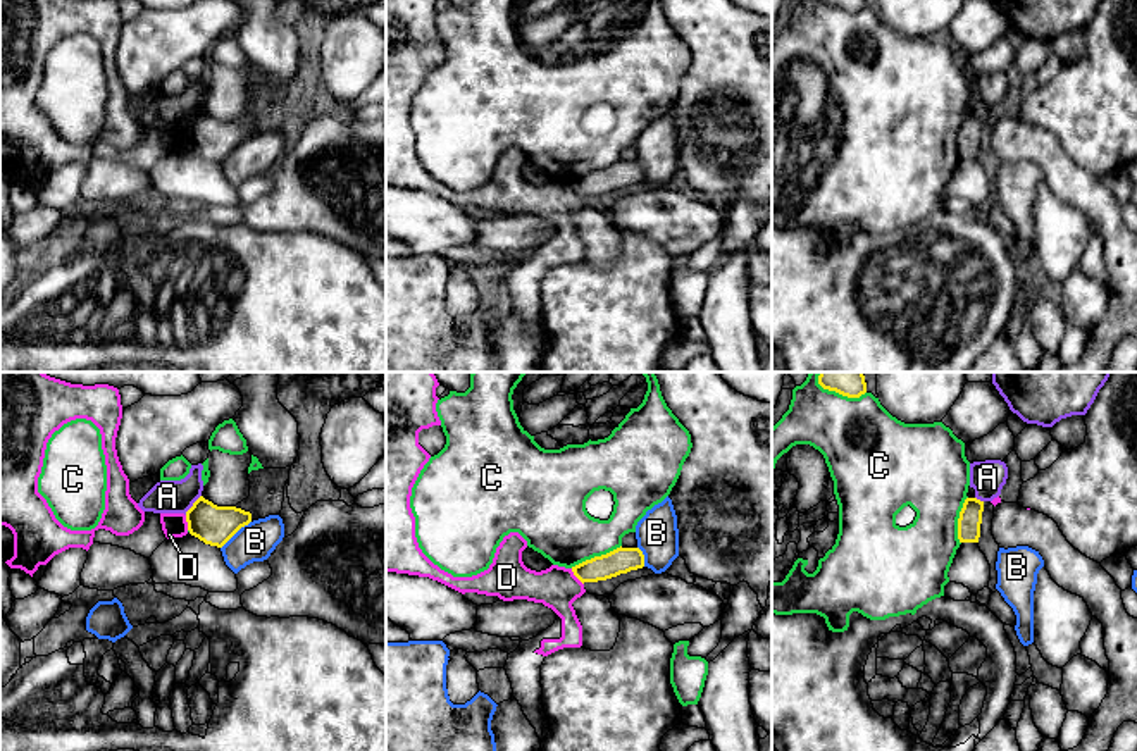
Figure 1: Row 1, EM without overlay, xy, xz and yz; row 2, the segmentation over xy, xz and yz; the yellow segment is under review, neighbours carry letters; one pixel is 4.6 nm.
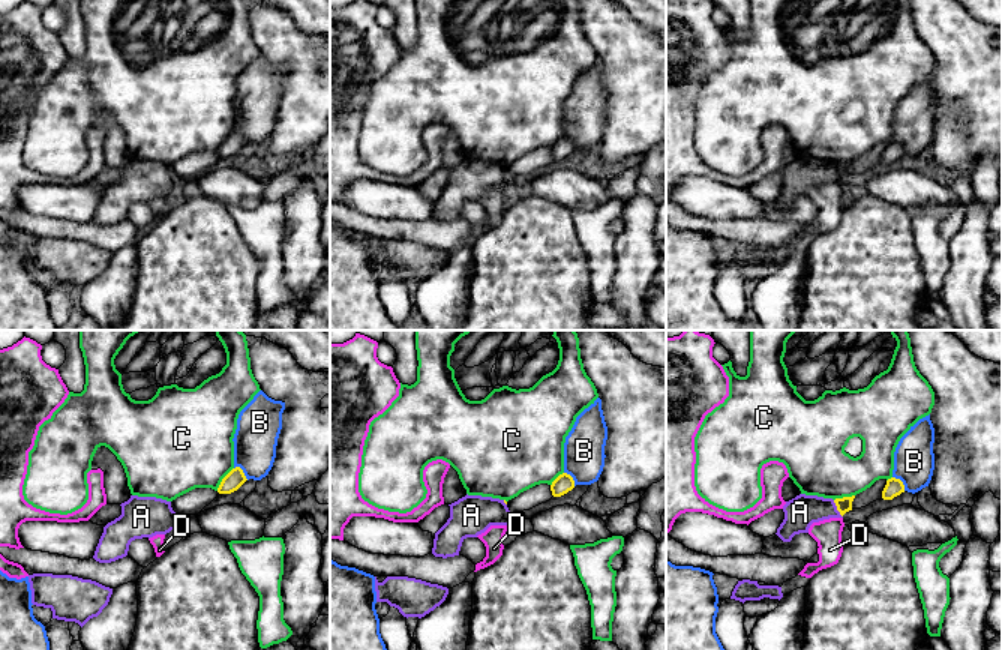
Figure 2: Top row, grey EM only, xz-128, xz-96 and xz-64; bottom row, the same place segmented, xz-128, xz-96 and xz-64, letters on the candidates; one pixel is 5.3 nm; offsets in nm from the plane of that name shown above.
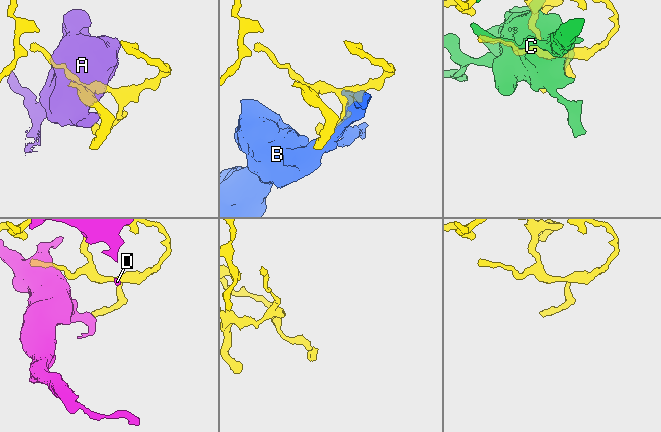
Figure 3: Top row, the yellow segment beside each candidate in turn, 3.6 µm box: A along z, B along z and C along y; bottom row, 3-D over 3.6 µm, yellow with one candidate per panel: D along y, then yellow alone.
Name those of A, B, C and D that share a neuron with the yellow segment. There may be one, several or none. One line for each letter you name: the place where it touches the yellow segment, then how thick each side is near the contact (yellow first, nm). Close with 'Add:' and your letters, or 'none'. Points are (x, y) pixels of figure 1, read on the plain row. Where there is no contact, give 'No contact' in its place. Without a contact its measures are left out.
Add: none

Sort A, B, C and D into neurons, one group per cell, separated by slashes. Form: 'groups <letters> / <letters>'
groups A / B / C / D

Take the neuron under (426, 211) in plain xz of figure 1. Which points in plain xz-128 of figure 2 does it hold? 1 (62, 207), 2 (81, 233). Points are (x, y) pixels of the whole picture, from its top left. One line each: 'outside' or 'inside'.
1: inside
2: outside

